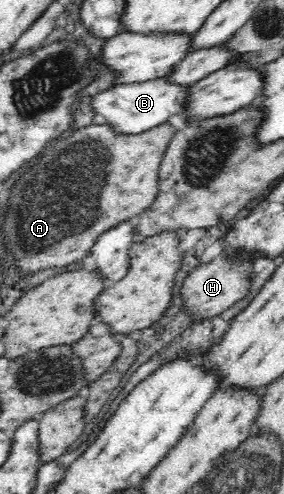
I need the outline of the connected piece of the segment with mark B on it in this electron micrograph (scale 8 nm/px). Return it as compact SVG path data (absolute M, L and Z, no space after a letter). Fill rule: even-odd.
M167 79L115 85L105 92L95 94L90 100L91 111L103 118L105 125L109 125L117 134L139 134L155 128L167 121L169 116L181 112L181 104L187 96L187 87L171 85Z

